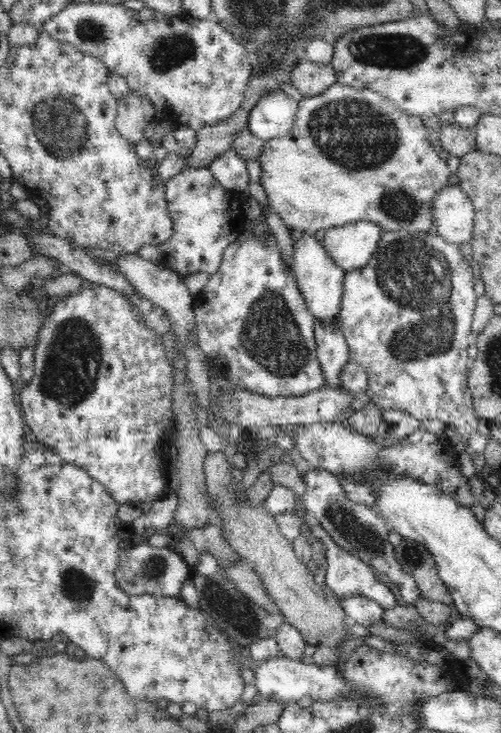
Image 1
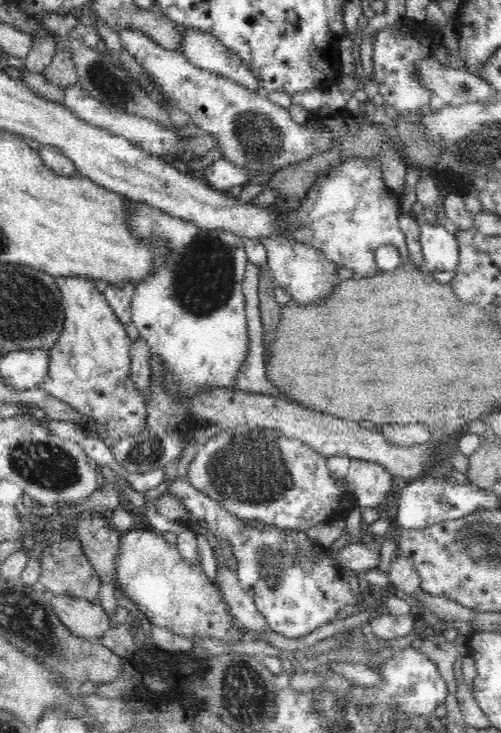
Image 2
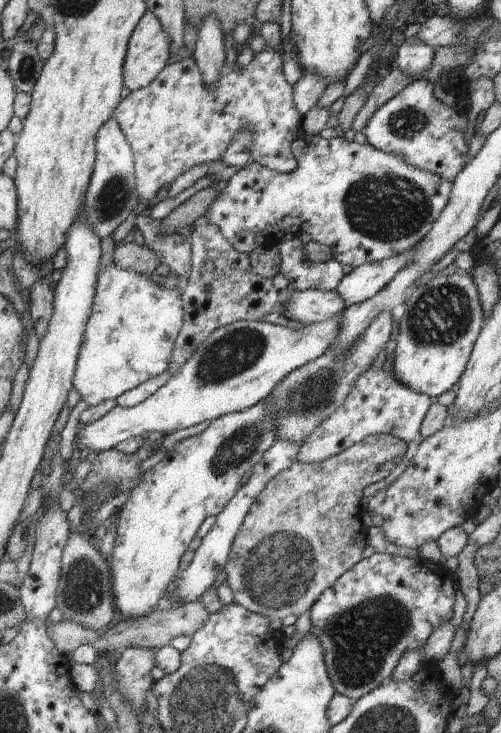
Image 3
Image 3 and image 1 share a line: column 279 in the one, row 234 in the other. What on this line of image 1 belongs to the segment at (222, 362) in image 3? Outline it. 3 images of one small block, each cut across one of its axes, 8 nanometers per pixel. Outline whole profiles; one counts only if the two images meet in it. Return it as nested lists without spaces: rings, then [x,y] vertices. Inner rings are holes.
[[[358,221],[326,230],[325,249],[345,271],[362,268],[378,250],[384,230],[372,221]]]

